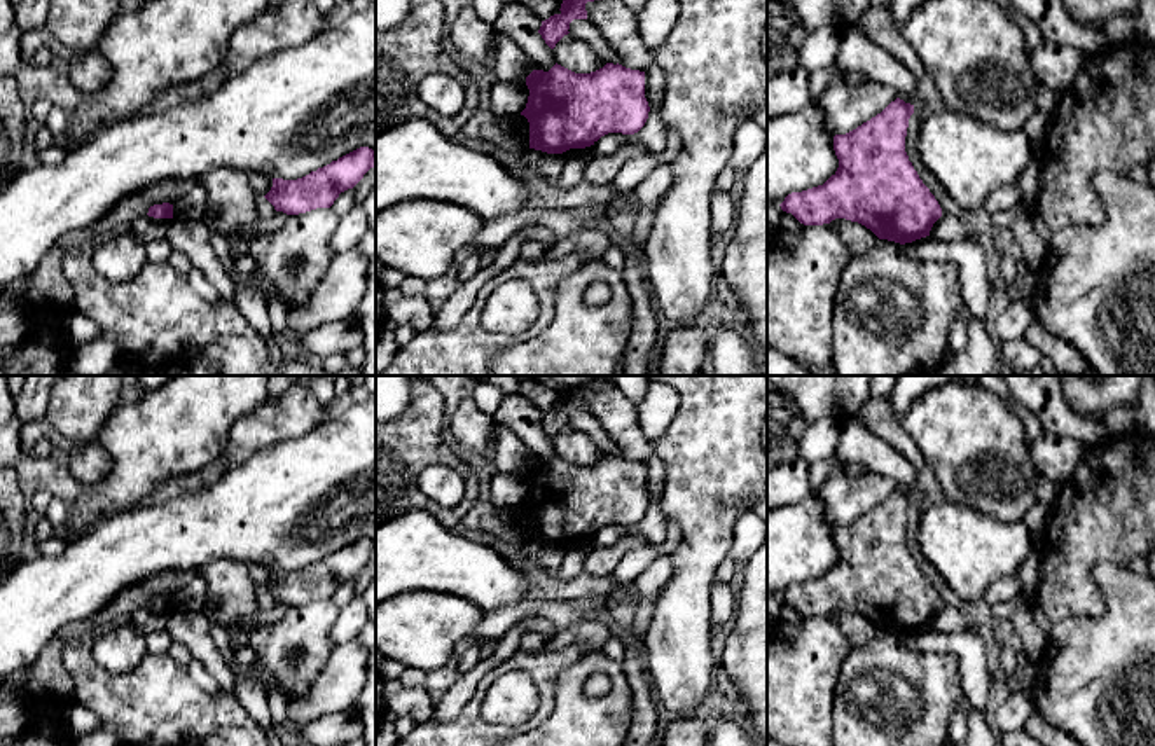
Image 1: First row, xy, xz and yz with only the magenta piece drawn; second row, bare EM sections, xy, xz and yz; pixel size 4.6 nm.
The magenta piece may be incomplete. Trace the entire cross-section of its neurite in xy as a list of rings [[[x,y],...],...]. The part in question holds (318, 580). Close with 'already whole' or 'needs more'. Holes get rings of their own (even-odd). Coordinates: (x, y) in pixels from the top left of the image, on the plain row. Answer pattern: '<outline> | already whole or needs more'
[[[360,538],[302,570],[273,570],[273,578],[264,589],[276,603],[287,606],[330,599],[341,584],[353,580],[374,557],[376,543]]] | already whole

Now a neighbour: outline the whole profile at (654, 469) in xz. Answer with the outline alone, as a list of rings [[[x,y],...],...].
[[[655,452],[645,463],[645,479],[650,484],[648,496],[655,496],[664,489],[664,484],[666,484],[666,465]]]

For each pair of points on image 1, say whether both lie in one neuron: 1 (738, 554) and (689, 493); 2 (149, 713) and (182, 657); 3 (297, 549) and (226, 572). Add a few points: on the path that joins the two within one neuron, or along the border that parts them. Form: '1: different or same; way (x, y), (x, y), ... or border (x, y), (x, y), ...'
1: different; border (748, 511), (736, 521), (733, 544), (726, 556)
2: different; border (166, 652), (186, 668)
3: different; border (203, 565), (219, 559), (240, 559), (247, 566)

